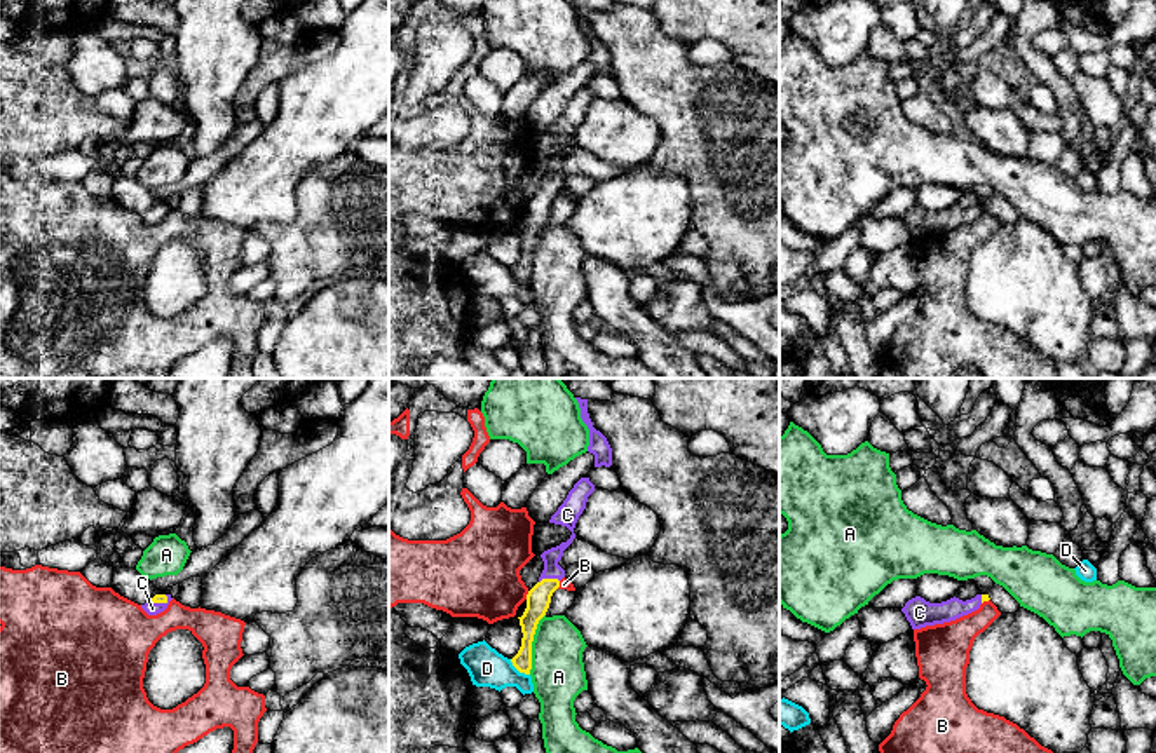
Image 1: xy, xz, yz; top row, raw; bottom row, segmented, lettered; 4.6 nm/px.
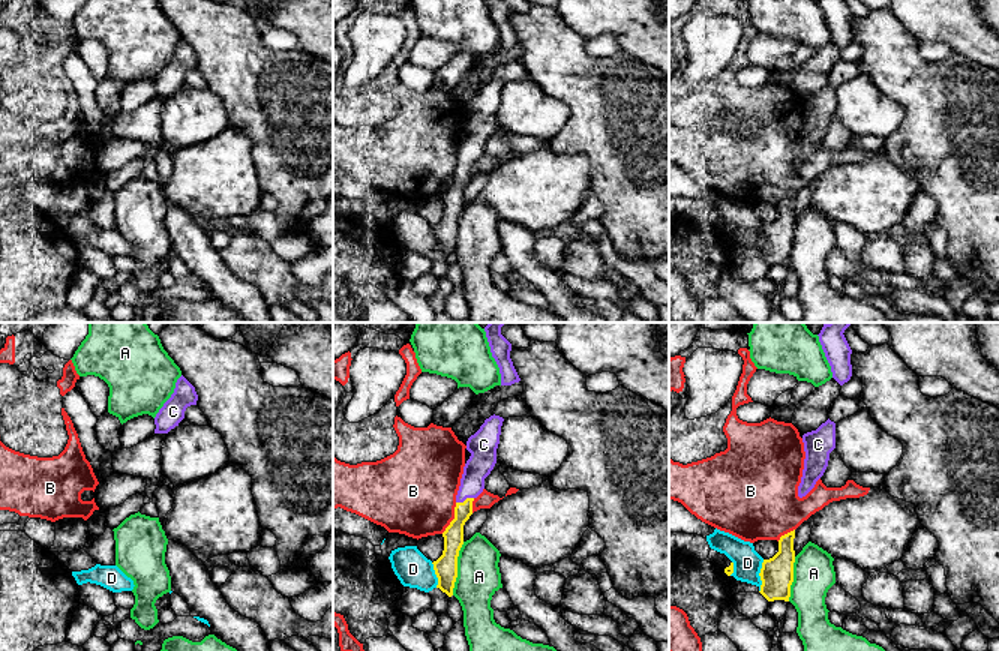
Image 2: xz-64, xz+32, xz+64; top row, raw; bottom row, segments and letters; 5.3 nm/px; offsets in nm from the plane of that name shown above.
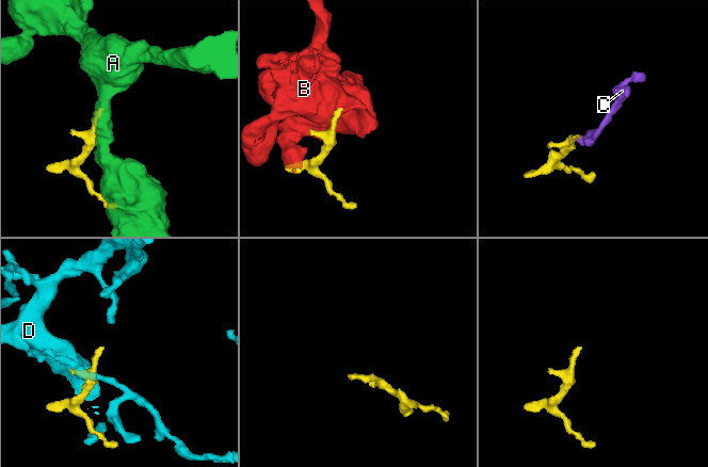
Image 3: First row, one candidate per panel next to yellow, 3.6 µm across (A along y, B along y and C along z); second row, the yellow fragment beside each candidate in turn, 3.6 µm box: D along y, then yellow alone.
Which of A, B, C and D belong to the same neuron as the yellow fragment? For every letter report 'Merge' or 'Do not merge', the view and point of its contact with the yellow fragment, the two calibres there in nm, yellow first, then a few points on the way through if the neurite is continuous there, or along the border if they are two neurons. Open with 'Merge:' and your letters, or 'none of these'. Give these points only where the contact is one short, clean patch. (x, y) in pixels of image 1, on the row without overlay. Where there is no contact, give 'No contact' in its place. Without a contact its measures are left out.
Merge: C
A: Do not merge. Touches yellow at xz (530, 253). Thickness 110 nm (yellow) against 240 nm. Boundary: xz (544, 223), (534, 244), (532, 278), (529, 283)
B: Do not merge. Touches yellow at xz (527, 204). Thickness 110 nm (yellow) against 380 nm. Boundary: xz (529, 201), (525, 208)
C: Merge. Touches yellow at xz (548, 189). Thickness 110 nm (yellow) against 80 nm. Path across: xz (539, 206), (548, 189), (551, 166)
D: Do not merge. Touches yellow at xz (518, 279). Thickness 90 nm (yellow) against 180 nm. Boundary: xz (510, 269), (520, 281), (529, 284)

